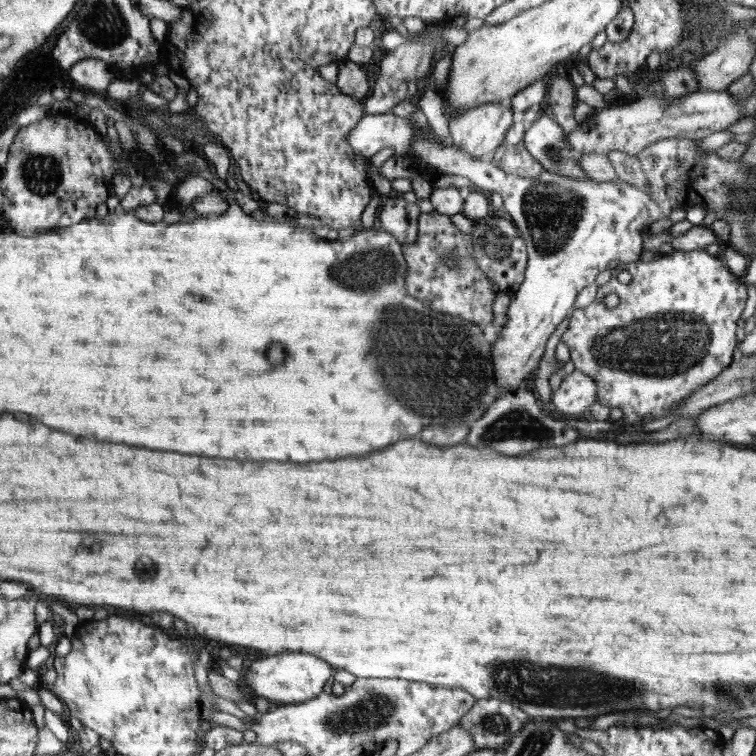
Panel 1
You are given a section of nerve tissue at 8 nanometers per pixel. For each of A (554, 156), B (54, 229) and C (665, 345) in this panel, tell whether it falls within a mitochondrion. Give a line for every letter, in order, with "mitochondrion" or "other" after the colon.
A: mitochondrion
B: other
C: mitochondrion

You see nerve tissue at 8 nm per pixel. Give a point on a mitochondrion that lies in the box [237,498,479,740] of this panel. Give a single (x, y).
(374, 710)

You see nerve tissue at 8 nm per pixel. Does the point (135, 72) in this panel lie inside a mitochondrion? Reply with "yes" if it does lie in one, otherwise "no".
no

